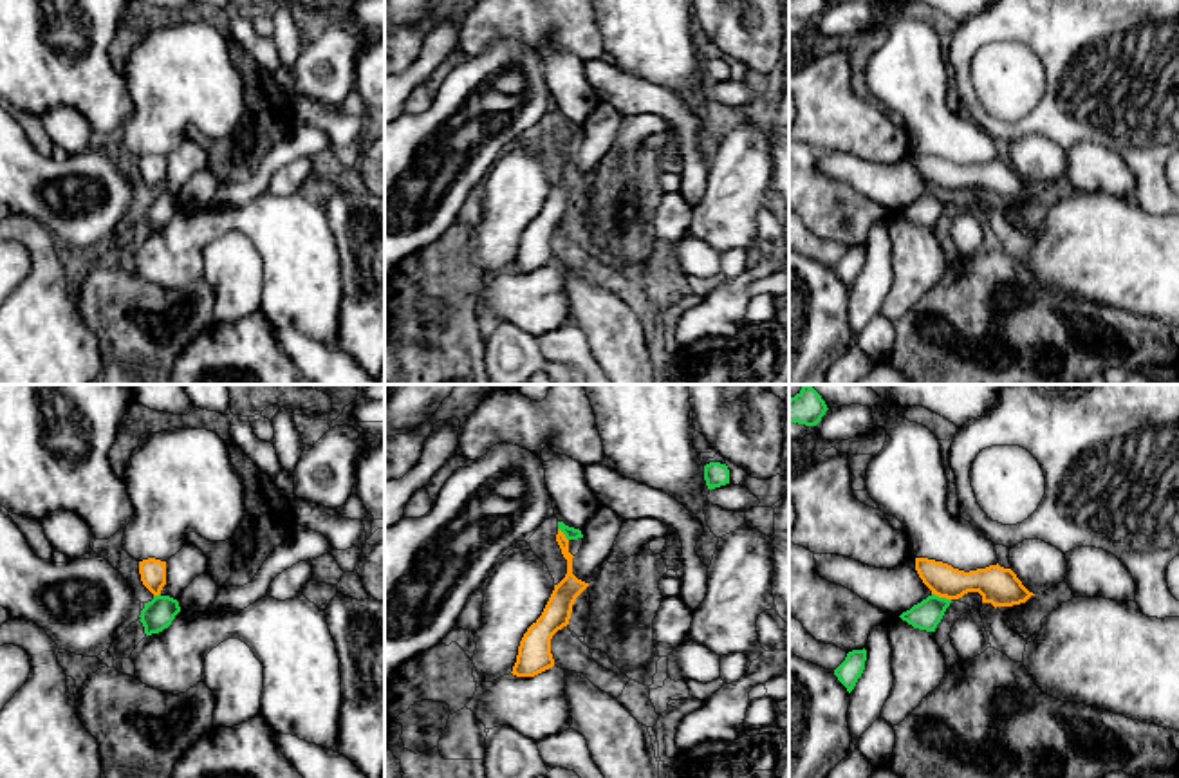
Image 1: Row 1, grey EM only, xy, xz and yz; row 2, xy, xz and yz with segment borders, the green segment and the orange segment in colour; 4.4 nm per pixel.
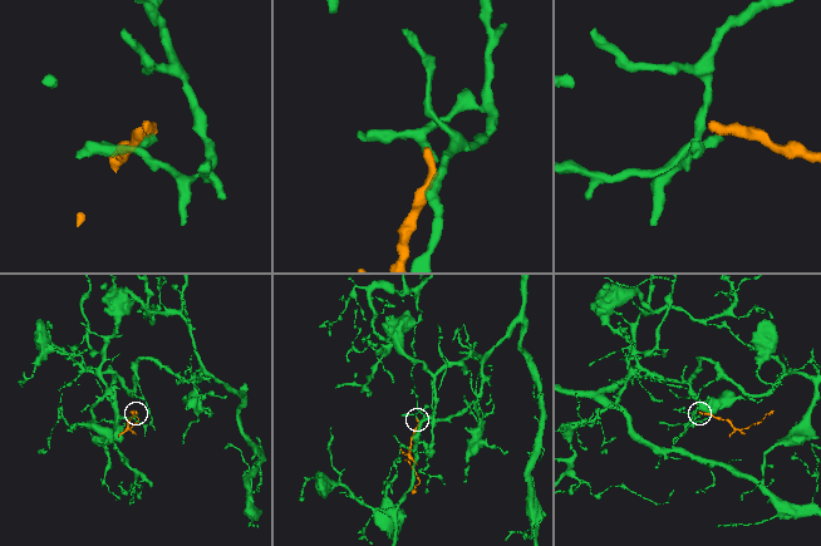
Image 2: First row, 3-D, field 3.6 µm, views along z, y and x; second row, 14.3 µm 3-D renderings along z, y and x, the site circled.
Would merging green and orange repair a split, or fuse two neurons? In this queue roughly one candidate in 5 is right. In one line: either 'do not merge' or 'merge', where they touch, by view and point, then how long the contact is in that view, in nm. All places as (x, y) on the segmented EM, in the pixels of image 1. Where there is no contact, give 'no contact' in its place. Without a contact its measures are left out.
do not merge; contact yz (941, 598); length 90 nm

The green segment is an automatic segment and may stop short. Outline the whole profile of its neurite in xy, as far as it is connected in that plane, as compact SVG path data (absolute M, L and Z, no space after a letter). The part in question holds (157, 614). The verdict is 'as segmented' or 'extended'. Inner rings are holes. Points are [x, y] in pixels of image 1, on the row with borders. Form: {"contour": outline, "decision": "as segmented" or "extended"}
{"contour": "M153 596L152 601L144 603L141 610L141 623L144 626L144 634L159 634L172 625L175 616L181 612L179 601L170 596Z", "decision": "as segmented"}

